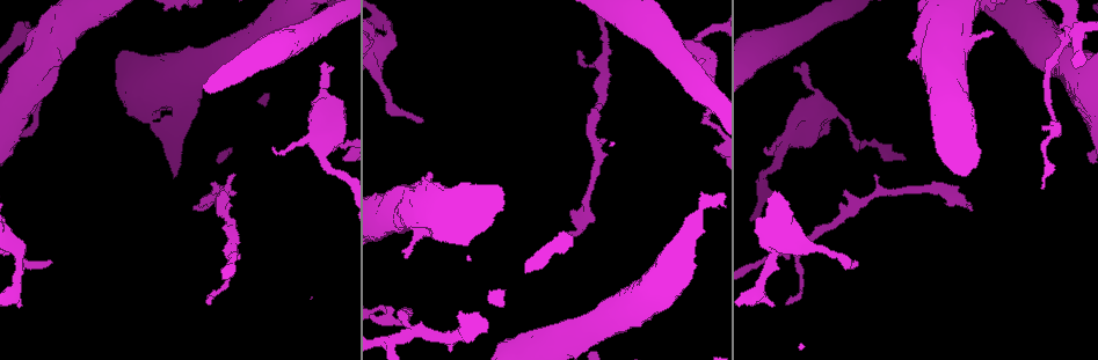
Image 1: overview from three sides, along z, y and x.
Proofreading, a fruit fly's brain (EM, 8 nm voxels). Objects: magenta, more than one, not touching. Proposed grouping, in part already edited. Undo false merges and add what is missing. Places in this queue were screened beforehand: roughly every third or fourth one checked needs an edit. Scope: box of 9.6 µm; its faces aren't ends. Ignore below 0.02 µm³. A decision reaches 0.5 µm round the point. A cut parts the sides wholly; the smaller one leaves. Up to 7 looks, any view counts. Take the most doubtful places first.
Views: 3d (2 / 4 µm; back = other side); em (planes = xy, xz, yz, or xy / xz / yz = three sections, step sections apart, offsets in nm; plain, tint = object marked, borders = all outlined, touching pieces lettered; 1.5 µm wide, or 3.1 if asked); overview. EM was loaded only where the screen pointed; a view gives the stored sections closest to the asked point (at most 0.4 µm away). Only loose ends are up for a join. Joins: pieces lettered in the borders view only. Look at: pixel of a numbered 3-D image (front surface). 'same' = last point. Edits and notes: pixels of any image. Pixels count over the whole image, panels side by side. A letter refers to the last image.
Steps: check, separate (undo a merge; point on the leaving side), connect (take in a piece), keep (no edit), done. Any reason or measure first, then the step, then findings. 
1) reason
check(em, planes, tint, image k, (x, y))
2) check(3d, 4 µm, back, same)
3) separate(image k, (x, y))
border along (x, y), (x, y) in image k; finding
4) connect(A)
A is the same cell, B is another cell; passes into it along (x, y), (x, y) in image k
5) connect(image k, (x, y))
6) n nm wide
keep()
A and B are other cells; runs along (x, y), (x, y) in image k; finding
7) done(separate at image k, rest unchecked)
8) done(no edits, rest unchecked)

free end
check(3d, 2 µm, image 1, (404, 256))

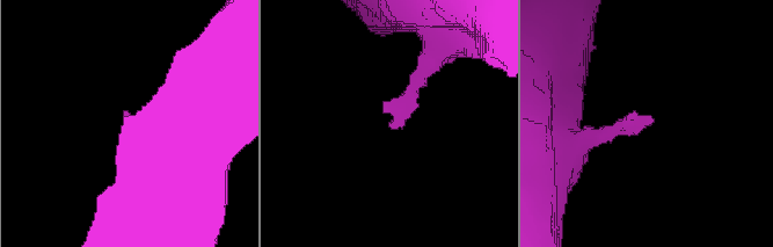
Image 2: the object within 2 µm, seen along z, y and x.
check(em, planes, borders, image 2, (652, 118))

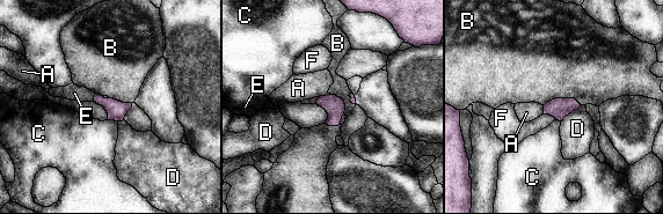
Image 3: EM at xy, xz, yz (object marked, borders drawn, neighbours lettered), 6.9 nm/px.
connect(E)
E is the same cell, A, B, C, D and F are other cells; passes into it along (116, 110), (94, 97), (72, 91) in image 3; the neuron continues

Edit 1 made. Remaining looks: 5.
free end
check(em, planes, borders, image 1, (910, 58))

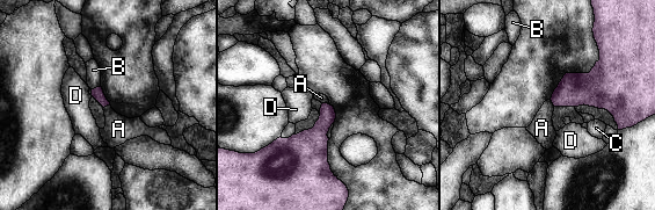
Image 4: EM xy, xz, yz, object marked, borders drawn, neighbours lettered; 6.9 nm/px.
keep()
A, B, C and D are other cells; border along (109, 104), (103, 108) in image 4; none of them fits

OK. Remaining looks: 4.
sharp bend
check(em, xy, step 8, tint, image 1, (17, 23))

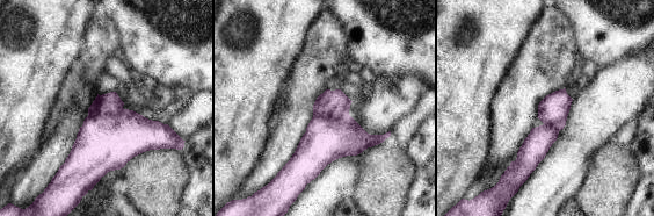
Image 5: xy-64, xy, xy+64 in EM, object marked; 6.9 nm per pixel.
cut it another way
check(em, planes, borders, same)

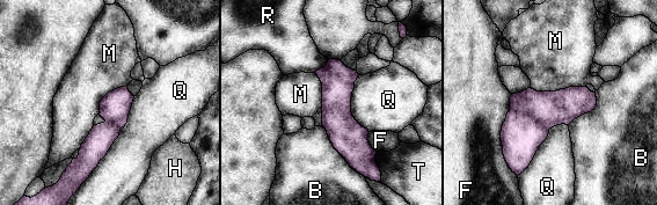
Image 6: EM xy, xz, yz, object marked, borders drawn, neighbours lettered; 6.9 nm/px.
separate(image 6, (522, 136))
B, F, H, M, Q, R and T are other cells; a second neuron is stuck on

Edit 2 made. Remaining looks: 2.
done(connect at image 3, separate at image 6, rest unchecked)

